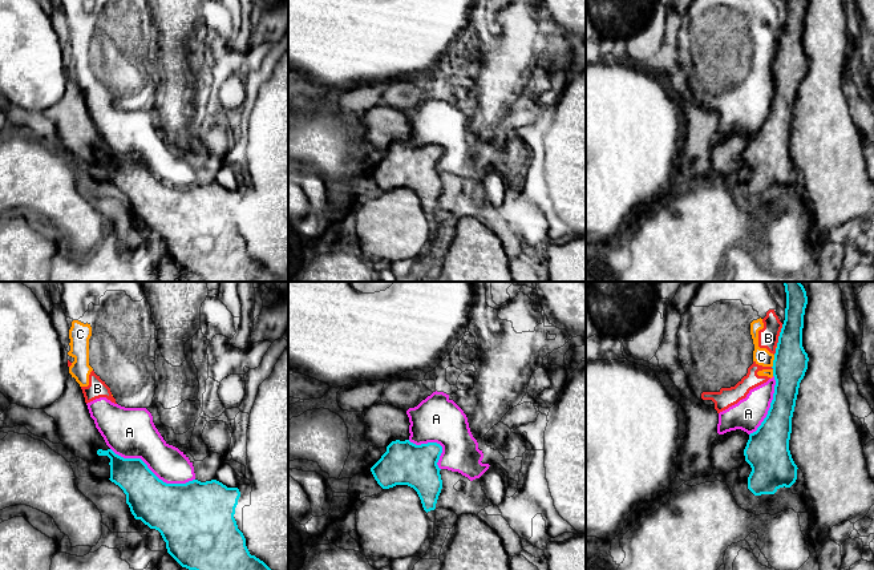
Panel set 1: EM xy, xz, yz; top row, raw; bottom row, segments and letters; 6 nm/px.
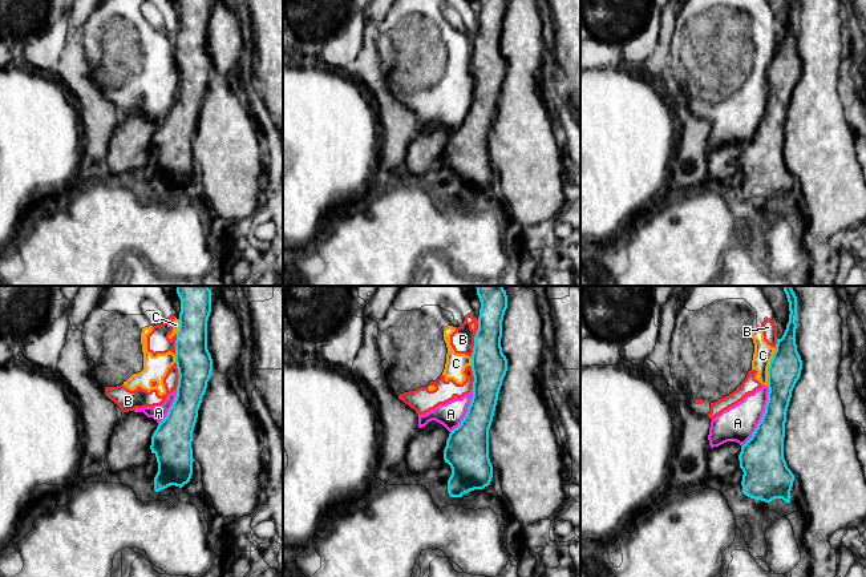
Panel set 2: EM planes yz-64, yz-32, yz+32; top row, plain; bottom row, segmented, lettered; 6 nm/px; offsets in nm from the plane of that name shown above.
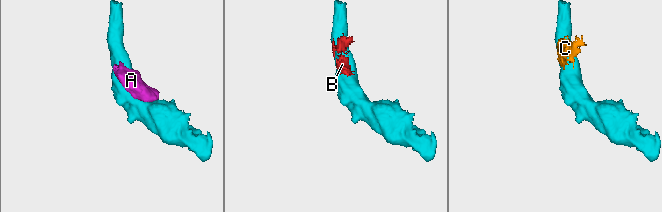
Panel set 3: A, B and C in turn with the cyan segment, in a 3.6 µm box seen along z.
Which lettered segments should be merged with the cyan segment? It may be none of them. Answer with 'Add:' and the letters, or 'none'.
Add: none

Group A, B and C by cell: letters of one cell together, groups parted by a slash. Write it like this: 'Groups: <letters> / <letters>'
Groups: A B C

